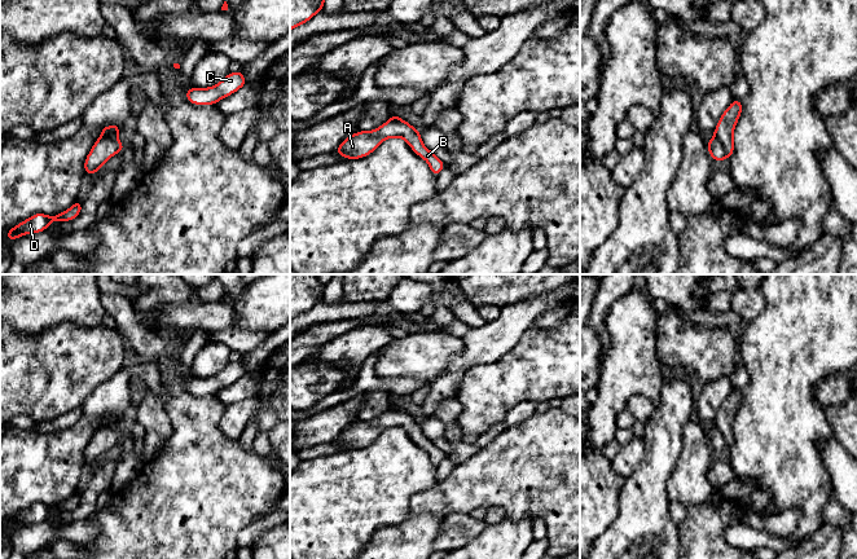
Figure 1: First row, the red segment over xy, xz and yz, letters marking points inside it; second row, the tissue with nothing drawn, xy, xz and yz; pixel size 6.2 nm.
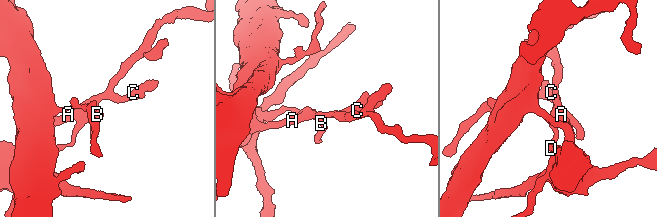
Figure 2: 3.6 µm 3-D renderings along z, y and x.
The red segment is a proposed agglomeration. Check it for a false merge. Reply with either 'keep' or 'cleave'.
cleave

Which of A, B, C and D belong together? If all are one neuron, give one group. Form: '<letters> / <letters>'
A B C / D

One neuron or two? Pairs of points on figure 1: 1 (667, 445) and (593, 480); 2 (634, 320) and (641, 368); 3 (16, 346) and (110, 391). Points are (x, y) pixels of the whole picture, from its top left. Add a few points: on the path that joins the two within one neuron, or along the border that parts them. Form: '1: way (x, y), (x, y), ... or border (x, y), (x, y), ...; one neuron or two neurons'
1: border (625, 479), (619, 496), (619, 509); two neurons
2: way (634, 331), (634, 356); one neuron
3: border (122, 366), (100, 383), (80, 405); two neurons

